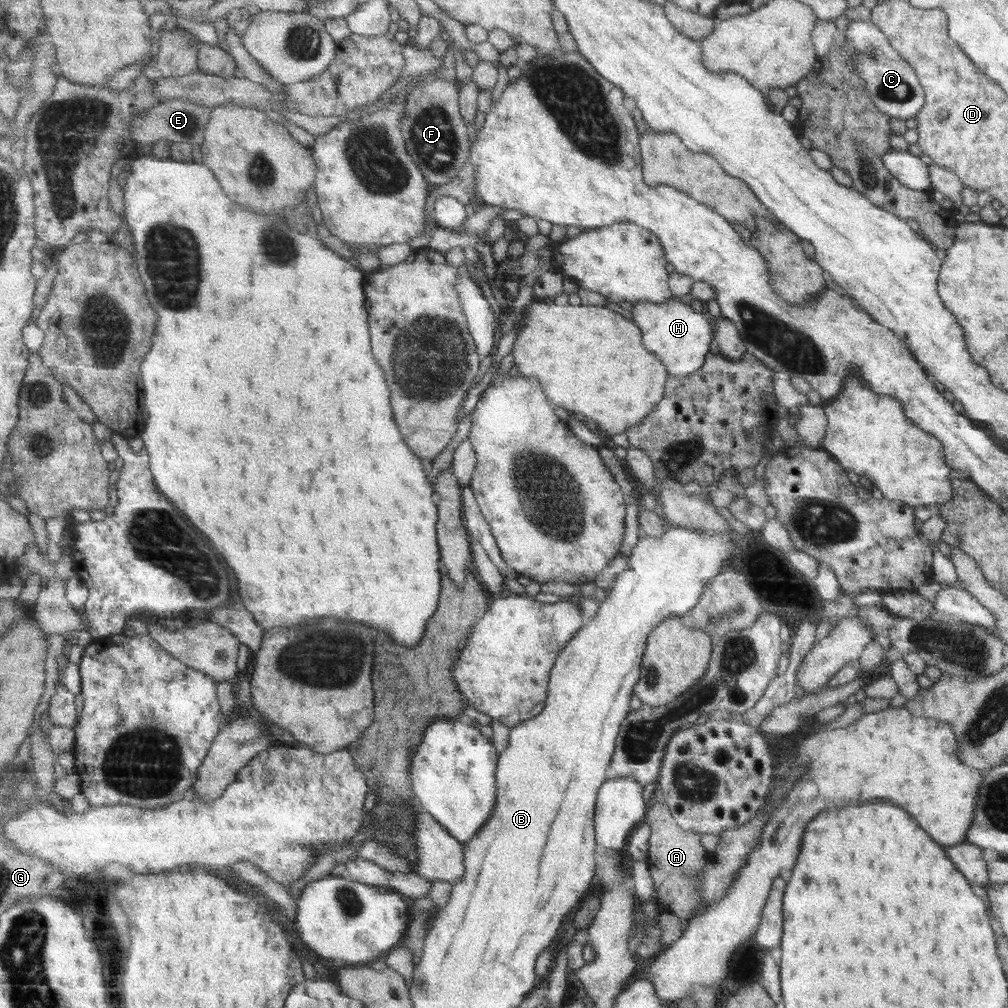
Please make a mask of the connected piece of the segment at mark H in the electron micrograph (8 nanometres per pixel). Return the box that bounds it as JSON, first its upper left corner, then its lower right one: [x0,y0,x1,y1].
[630,297,711,380]

